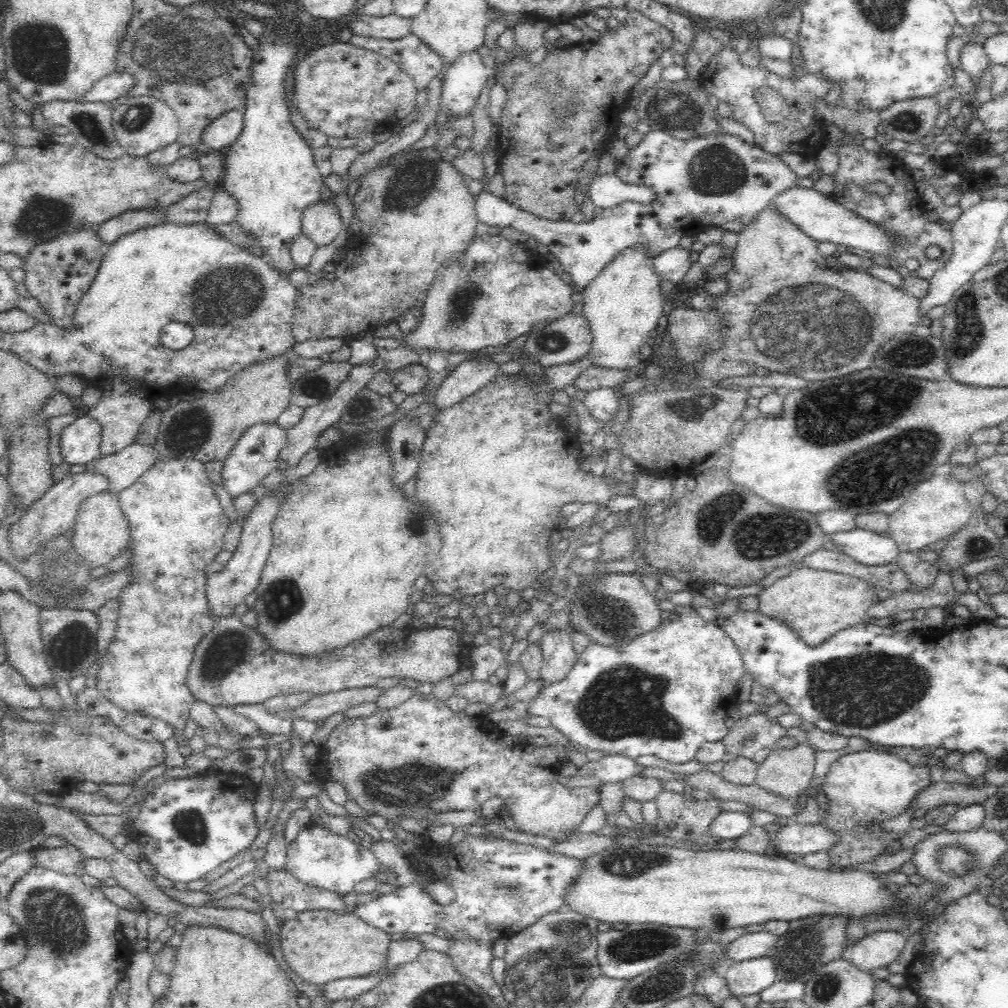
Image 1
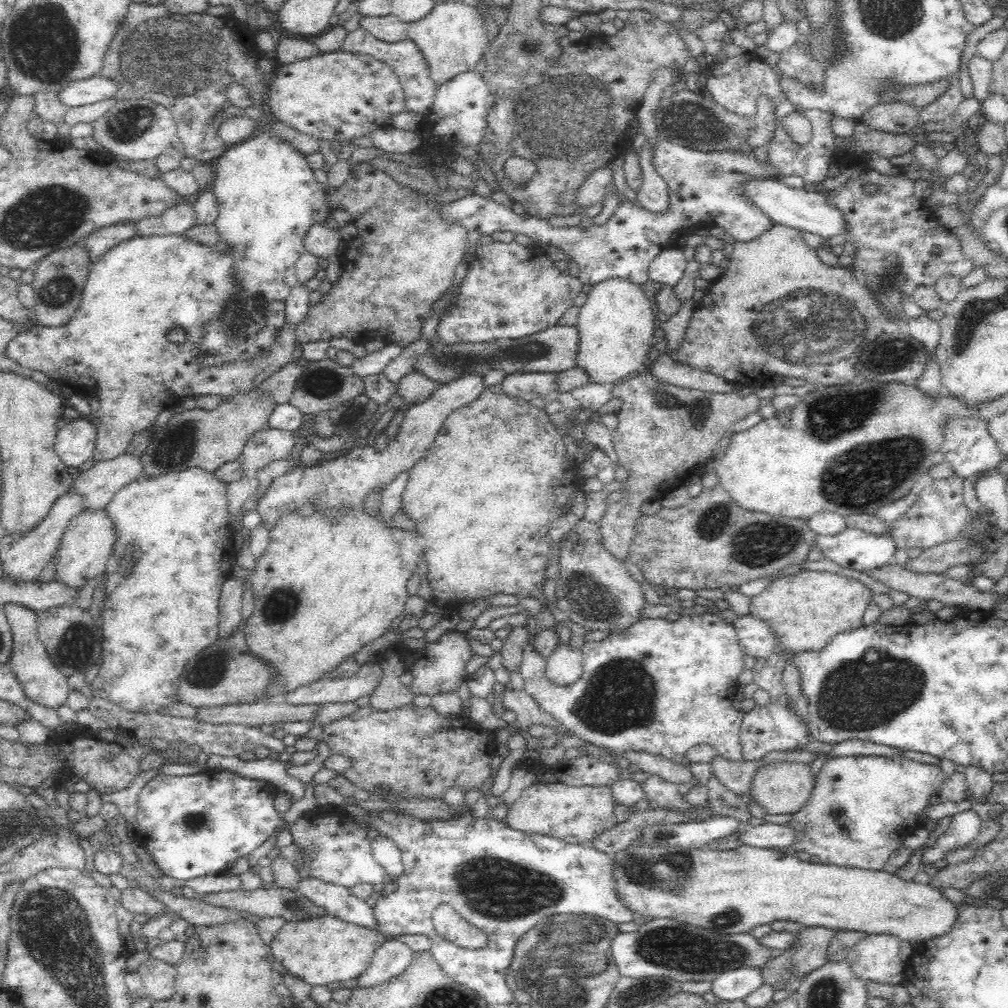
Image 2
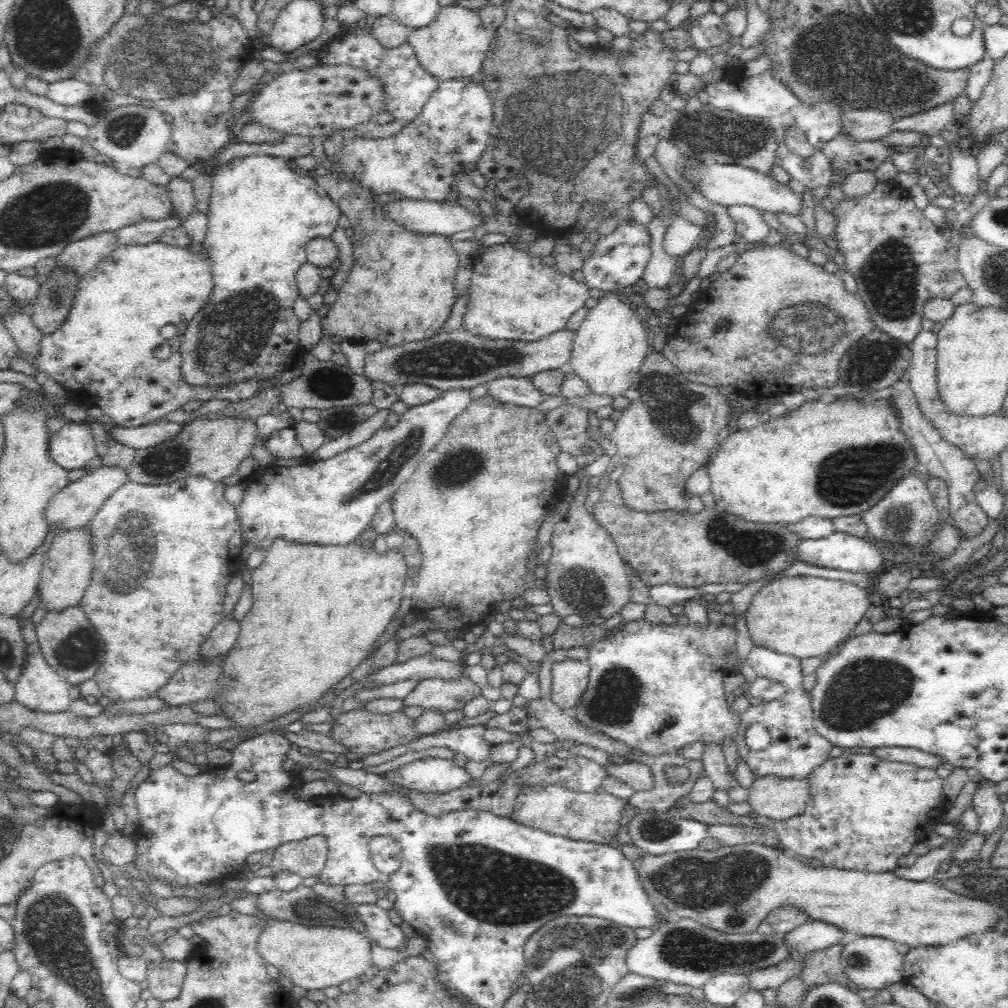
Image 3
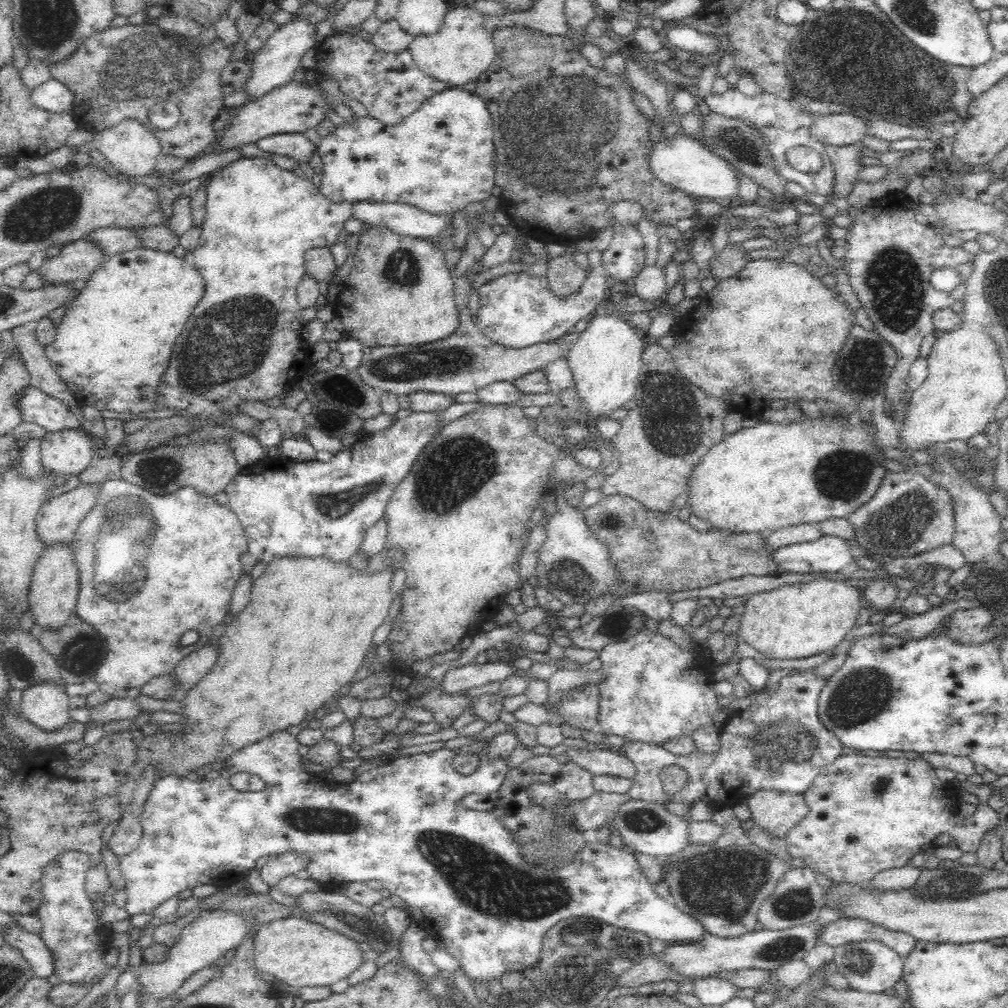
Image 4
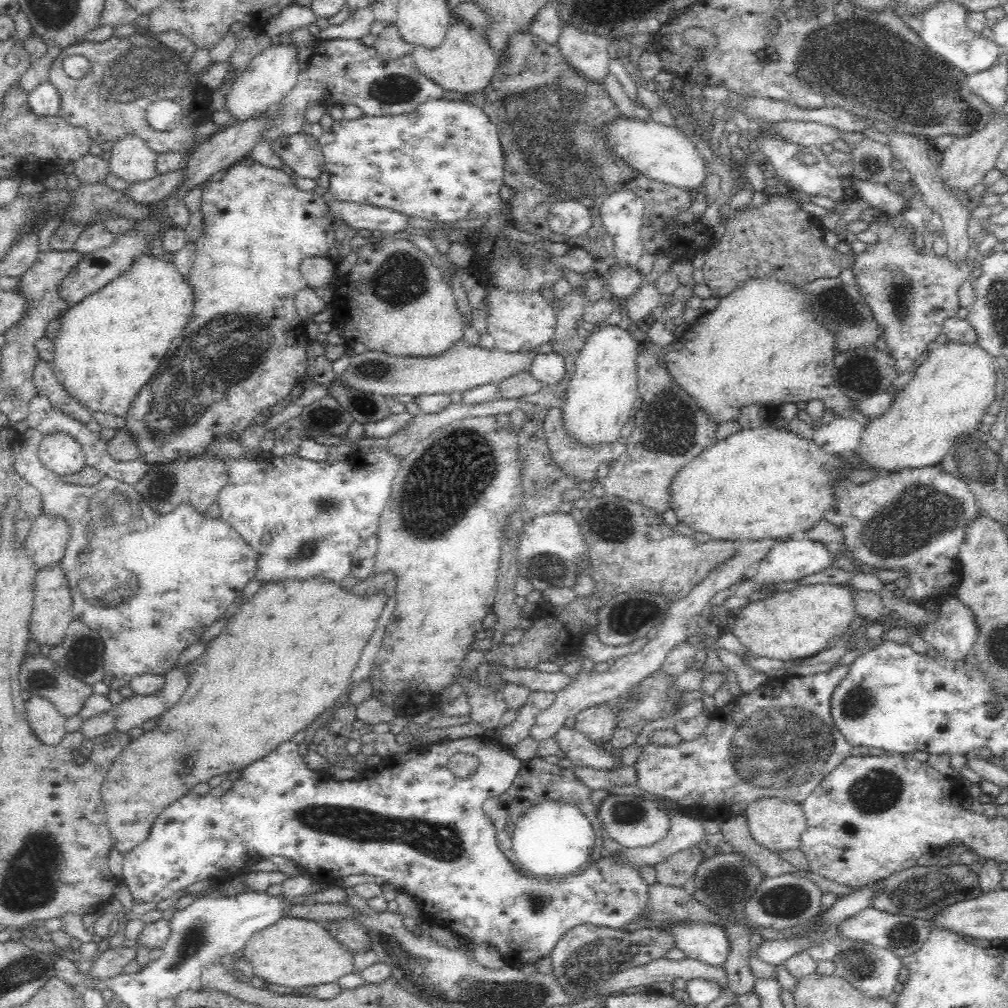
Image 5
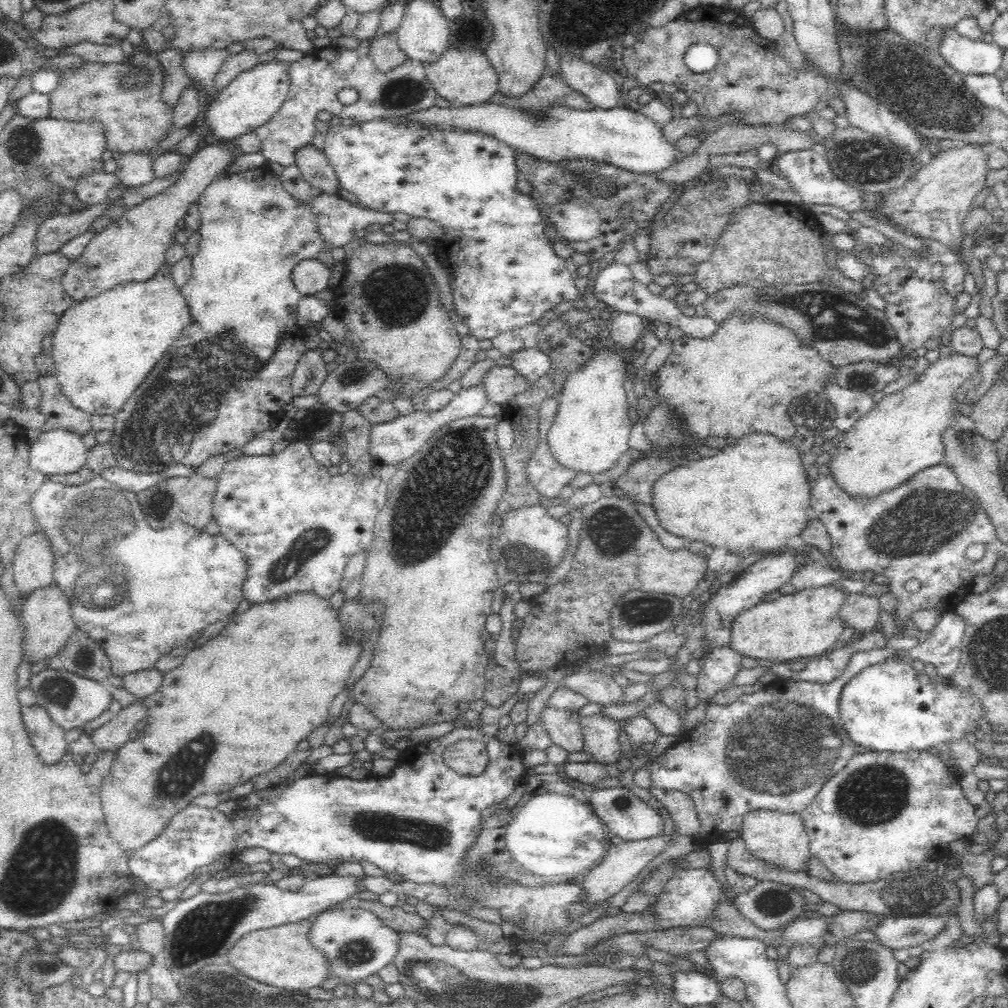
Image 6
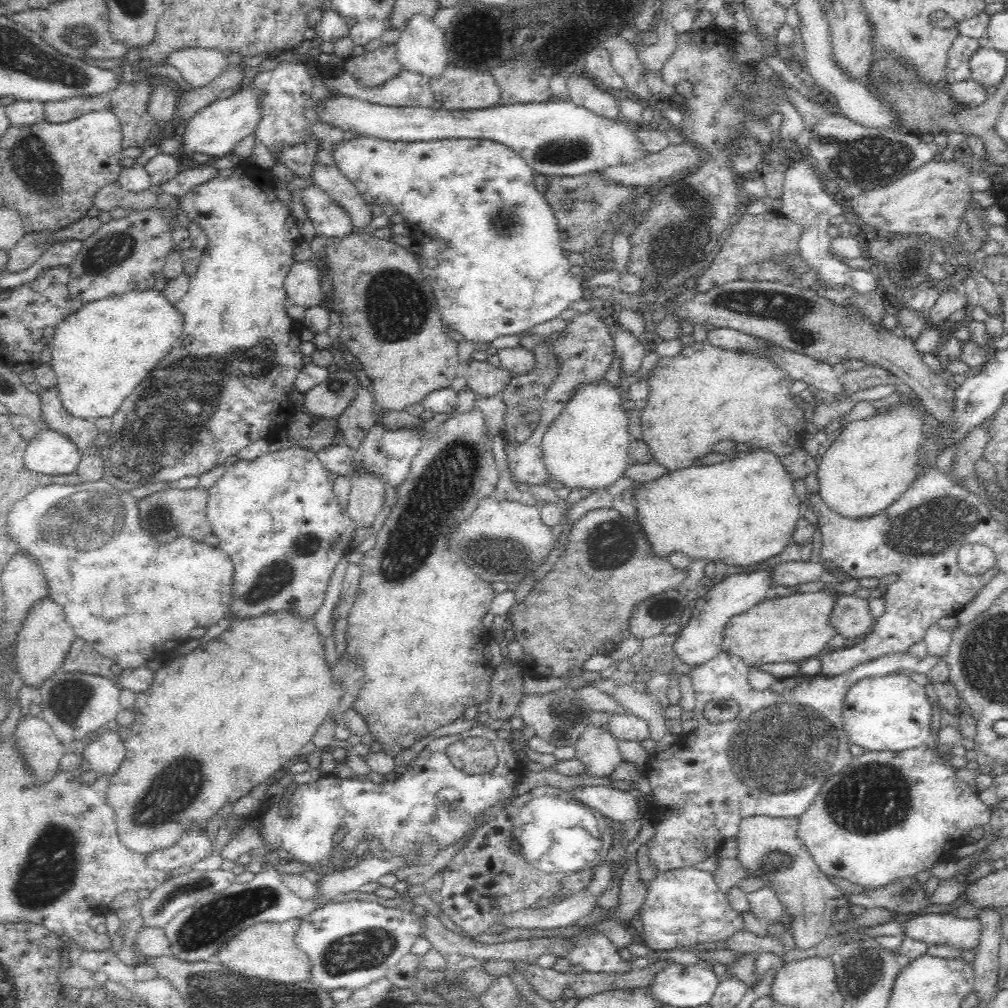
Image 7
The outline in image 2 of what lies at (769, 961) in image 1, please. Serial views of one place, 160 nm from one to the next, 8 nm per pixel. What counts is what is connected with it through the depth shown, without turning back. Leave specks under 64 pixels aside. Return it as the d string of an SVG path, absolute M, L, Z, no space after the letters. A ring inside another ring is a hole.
M742 966L732 970L726 970L713 980L712 993L728 1002L740 1000L752 994L753 990L759 989L765 983L760 968Z

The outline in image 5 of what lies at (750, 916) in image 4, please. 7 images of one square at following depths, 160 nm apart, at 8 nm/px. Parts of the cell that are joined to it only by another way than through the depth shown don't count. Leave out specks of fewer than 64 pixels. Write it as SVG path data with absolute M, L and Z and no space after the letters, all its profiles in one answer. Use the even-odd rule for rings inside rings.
M719 851L714 856L705 857L696 866L692 878L685 887L698 903L702 903L706 906L706 909L716 915L718 926L730 939L731 948L728 950L727 960L723 964L728 973L726 988L740 996L753 992L755 986L755 977L748 966L751 947L745 902L753 895L753 892L765 878L765 874L749 858L746 858L745 854L736 851L728 853Z

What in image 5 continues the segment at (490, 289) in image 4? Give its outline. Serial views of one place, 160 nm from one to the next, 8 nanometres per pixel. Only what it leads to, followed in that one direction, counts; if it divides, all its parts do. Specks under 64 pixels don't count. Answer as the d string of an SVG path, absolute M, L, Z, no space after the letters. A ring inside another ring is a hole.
M493 288L490 293L484 294L483 301L491 306L491 312L486 318L487 333L493 337L495 348L513 353L533 350L540 344L551 342L556 334L556 313L551 303L538 294L518 296L502 288Z

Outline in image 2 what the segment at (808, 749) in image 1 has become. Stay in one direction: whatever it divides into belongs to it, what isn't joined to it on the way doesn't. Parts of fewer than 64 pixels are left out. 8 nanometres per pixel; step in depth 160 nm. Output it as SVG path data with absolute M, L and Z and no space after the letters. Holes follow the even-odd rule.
M785 759L782 762L762 765L754 775L749 792L752 799L764 807L769 814L794 814L806 805L812 789L813 778L810 773L810 764Z

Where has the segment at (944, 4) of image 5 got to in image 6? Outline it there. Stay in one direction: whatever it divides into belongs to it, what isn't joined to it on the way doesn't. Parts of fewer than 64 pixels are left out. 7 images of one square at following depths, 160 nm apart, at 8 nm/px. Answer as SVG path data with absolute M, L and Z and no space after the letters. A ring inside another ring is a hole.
M955 30L945 32L945 42L939 51L947 64L960 76L994 75L1001 68L1004 52L993 43L964 39Z

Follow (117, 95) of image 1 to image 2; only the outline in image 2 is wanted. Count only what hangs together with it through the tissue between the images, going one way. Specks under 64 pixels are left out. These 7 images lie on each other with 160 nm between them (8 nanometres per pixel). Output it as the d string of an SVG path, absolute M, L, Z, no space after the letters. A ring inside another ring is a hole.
M100 75L83 81L70 82L58 93L60 101L68 107L80 107L115 97L118 83Z

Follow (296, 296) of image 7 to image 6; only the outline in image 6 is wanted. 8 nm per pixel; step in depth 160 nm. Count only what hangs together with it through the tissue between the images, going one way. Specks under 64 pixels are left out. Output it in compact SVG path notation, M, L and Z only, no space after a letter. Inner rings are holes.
M309 258L296 263L291 272L291 281L300 296L316 296L327 288L331 269L318 258Z

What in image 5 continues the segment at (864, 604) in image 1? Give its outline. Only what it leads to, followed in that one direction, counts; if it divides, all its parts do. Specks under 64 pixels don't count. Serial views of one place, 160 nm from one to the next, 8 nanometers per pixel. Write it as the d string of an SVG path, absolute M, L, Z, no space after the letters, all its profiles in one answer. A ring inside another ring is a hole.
M811 584L792 591L772 592L754 597L739 610L732 622L733 634L752 656L778 661L812 657L834 646L856 614L855 591L850 585Z

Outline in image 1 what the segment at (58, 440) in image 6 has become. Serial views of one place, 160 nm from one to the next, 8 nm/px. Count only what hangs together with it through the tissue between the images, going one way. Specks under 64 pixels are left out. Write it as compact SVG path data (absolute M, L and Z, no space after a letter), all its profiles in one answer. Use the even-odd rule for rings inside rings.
M90 415L76 417L76 420L64 428L60 435L60 450L69 465L91 465L102 454L100 443L102 425Z

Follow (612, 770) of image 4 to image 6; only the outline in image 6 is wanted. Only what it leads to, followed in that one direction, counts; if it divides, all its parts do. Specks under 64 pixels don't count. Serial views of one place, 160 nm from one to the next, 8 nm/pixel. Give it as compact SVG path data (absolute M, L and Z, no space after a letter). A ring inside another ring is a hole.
M546 705L538 714L539 723L546 729L554 744L572 752L583 750L582 714L578 708Z

